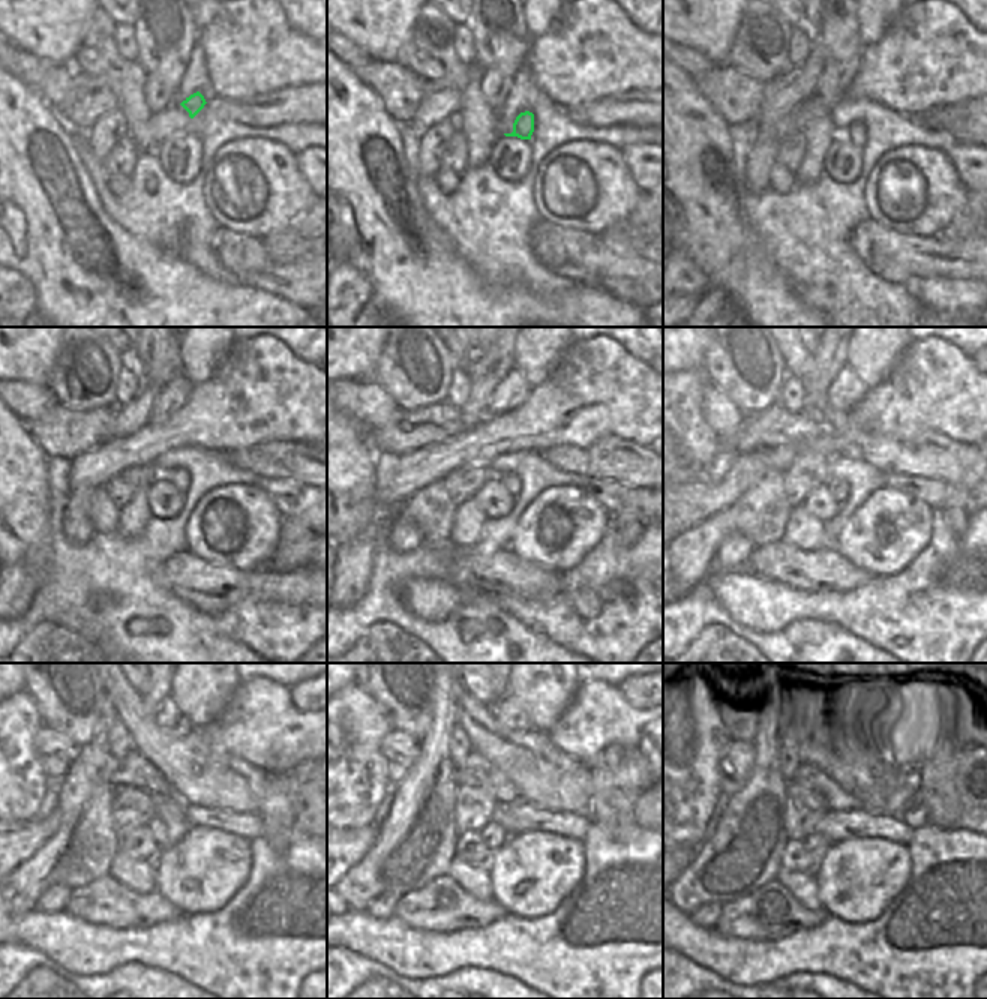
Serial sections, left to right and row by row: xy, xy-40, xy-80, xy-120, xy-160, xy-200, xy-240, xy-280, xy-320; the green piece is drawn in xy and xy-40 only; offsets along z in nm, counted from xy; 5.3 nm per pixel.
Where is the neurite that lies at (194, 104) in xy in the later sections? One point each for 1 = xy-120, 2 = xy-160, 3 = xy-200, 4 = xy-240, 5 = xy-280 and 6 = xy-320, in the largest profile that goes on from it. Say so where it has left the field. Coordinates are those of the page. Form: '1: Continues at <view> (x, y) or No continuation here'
1: Continues at xy-120 (179, 477)
2: Continues at xy-160 (512, 482)
3: Continues at xy-200 (839, 489)
4: Continues at xy-240 (156, 827)
5: Continues at xy-280 (494, 834)
6: Continues at xy-320 (818, 845)

